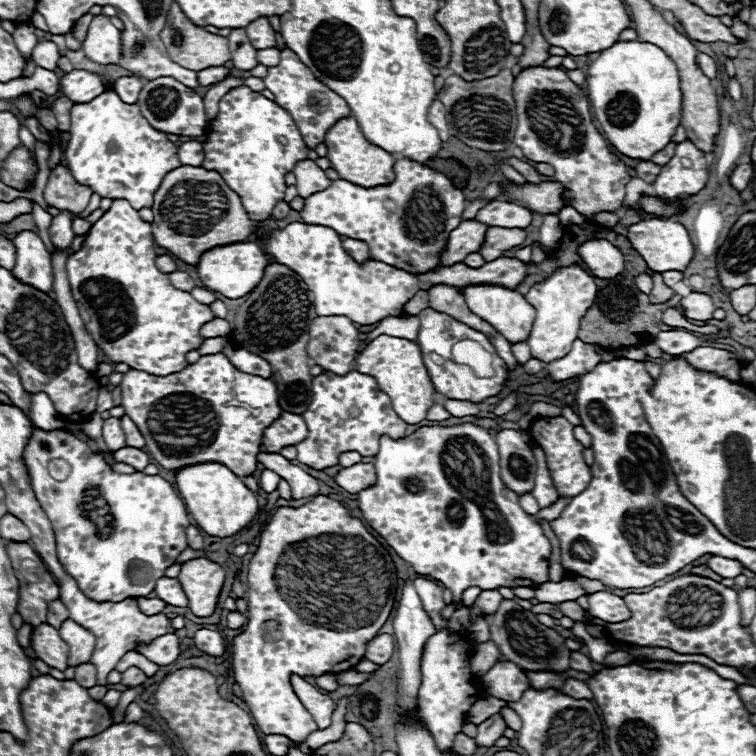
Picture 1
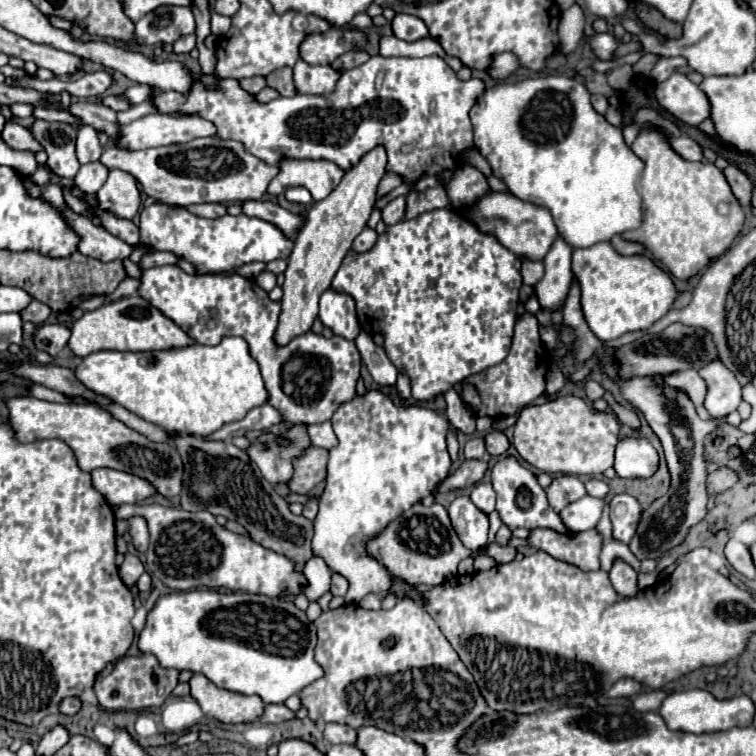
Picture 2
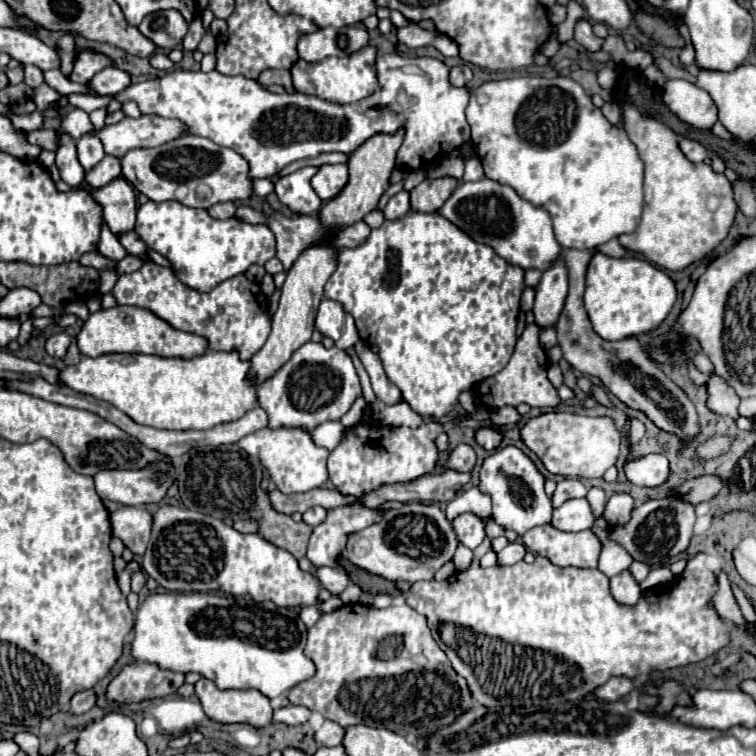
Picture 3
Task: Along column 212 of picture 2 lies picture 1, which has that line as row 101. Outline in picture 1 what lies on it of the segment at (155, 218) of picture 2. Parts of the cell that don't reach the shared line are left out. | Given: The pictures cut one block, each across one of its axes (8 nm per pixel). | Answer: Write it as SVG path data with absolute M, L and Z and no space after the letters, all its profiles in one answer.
M248 86L232 88L222 96L216 122L210 124L204 148L206 156L202 166L214 168L226 184L238 192L250 220L270 218L276 202L284 198L284 176L294 170L298 160L308 158L308 146L290 114Z

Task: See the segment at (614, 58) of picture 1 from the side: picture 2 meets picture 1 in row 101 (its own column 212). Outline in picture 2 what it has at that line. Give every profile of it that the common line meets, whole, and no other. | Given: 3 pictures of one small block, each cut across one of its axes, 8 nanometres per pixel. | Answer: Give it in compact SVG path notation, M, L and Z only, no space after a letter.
M186 590L186 592L170 592L166 596L160 596L156 606L154 606L154 610L148 614L144 630L140 632L138 648L144 654L154 654L164 668L200 672L208 680L212 680L216 686L232 690L232 692L238 692L238 694L256 694L256 696L262 698L264 704L286 702L292 694L298 694L300 690L304 690L304 686L308 686L308 684L312 684L312 682L316 682L318 678L324 676L322 666L314 660L314 650L316 650L316 626L314 626L314 622L310 622L306 612L296 608L294 602L284 600L284 598L268 598L268 596L262 596L262 594L248 594L248 592L228 592L228 594L222 594L218 590Z

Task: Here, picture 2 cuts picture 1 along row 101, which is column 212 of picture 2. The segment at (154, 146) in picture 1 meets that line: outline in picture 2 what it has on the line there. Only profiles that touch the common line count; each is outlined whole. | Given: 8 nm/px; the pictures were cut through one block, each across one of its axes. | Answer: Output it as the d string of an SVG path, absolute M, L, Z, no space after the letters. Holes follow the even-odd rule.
M372 56L366 64L344 72L330 96L296 94L292 98L280 96L268 104L258 104L240 88L238 80L224 78L218 90L204 90L200 84L194 84L188 94L156 90L152 102L162 114L198 114L214 122L218 126L218 138L242 142L248 152L272 166L278 158L290 156L332 160L348 172L368 150L384 146L388 154L386 174L392 172L406 184L422 176L440 176L452 170L450 180L442 180L440 184L450 198L450 206L460 210L474 208L482 196L492 192L486 176L478 168L462 162L462 152L474 148L468 110L484 90L486 86L480 78L462 82L440 56ZM402 144L414 144L414 150L402 154Z

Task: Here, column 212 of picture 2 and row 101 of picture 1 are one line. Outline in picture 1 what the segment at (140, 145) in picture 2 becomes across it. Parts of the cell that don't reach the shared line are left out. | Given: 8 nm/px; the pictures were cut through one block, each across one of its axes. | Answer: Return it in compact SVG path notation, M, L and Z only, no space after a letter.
M122 76L116 80L114 84L114 92L118 92L118 96L122 96L122 100L126 100L128 104L134 104L138 100L138 94L142 90L142 80L134 78L134 76Z

